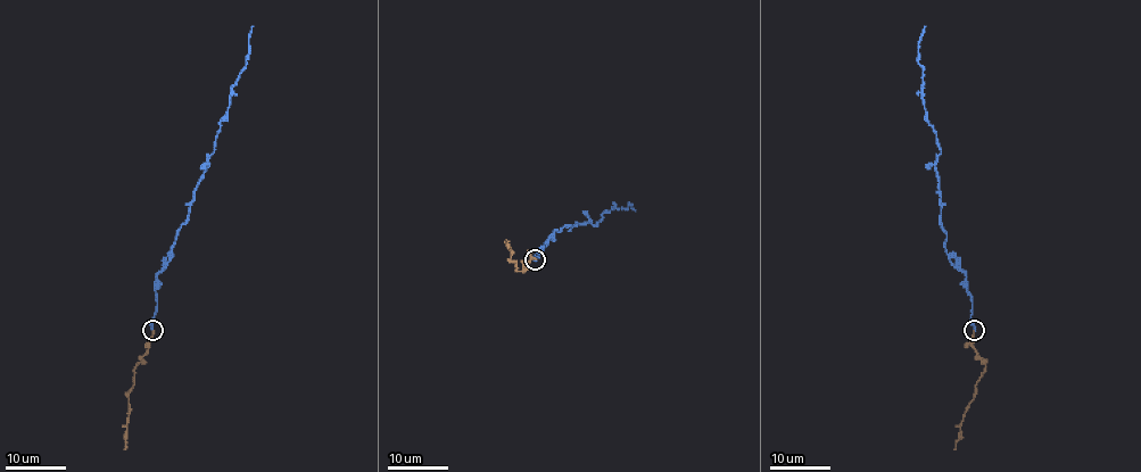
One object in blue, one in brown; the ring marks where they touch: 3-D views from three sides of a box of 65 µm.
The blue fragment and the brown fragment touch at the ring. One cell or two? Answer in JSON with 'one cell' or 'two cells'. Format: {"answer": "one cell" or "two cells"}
{"answer": "one cell"}

